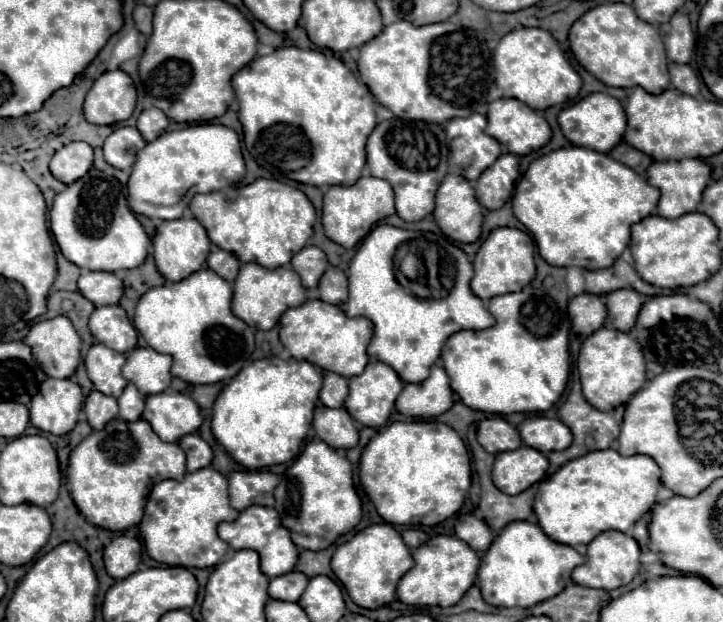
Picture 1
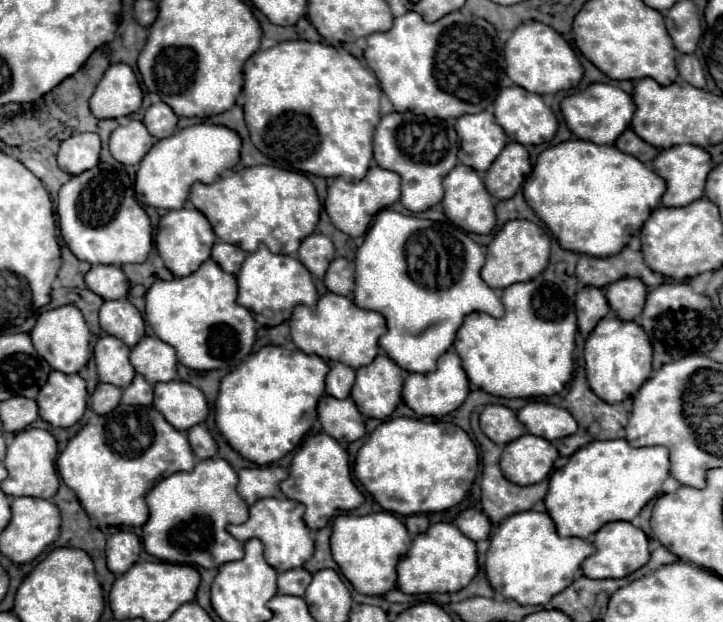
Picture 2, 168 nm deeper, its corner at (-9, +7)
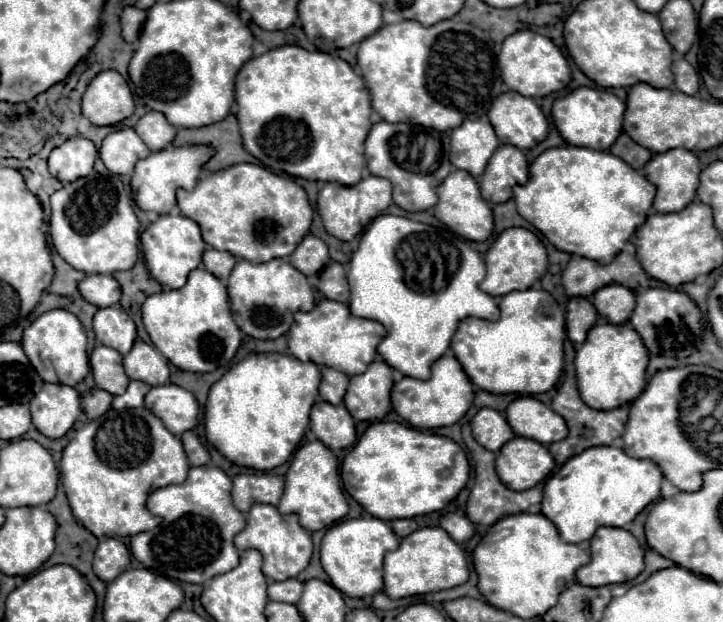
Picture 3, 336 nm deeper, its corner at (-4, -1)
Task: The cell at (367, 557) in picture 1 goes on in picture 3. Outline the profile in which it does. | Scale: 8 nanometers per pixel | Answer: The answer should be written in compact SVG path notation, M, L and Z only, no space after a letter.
M358 517L358 519L346 519L336 525L332 525L320 547L320 559L322 567L328 573L332 585L342 591L348 597L364 599L380 593L384 589L382 581L382 561L386 551L394 551L400 545L394 531L376 517Z

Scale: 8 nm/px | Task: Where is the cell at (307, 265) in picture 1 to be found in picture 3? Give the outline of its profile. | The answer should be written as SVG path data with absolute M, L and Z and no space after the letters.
M306 235L304 241L296 247L296 251L288 259L290 259L292 267L296 267L300 273L304 273L308 277L322 271L326 267L326 263L330 261L326 243L316 235Z

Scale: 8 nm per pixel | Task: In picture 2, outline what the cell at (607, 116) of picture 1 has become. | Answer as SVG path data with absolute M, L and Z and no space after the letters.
M591 83L587 89L567 95L561 101L561 111L567 121L567 127L579 137L589 139L591 143L605 143L613 145L615 139L629 127L633 117L633 99L623 89L613 87L609 83Z

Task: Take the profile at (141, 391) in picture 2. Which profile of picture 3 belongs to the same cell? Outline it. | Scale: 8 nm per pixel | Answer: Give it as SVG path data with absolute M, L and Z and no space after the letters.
M130 381L128 389L124 395L118 395L114 397L112 401L112 407L114 409L132 409L132 407L142 407L144 405L144 395L150 391L150 387L146 383L140 383L140 381Z

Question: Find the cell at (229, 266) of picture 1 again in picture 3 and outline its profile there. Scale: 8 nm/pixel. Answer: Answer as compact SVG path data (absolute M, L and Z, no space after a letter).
M216 249L204 251L202 261L204 261L204 267L212 275L216 275L222 283L228 281L228 275L232 273L232 267L236 265L236 257L232 253L228 253L228 251L216 251Z

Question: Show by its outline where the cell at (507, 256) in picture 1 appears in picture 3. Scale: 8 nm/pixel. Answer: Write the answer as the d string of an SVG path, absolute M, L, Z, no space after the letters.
M510 227L502 231L492 243L492 247L486 251L484 261L486 261L486 277L480 283L480 289L492 297L506 295L510 291L530 289L534 281L538 281L548 269L548 257L546 257L544 243L540 241L538 235L522 227Z

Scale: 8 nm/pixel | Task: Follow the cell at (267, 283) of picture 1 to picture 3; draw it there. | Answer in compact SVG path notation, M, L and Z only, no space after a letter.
M240 259L228 279L228 295L236 325L254 339L276 339L284 335L292 325L292 315L296 311L310 311L314 307L314 293L306 275L284 259L272 259L258 265Z

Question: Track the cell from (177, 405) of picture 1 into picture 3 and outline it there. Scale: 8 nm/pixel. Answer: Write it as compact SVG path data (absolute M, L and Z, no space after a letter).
M172 383L152 387L146 395L144 407L148 407L148 411L152 411L174 435L194 429L198 421L198 403L194 395Z

